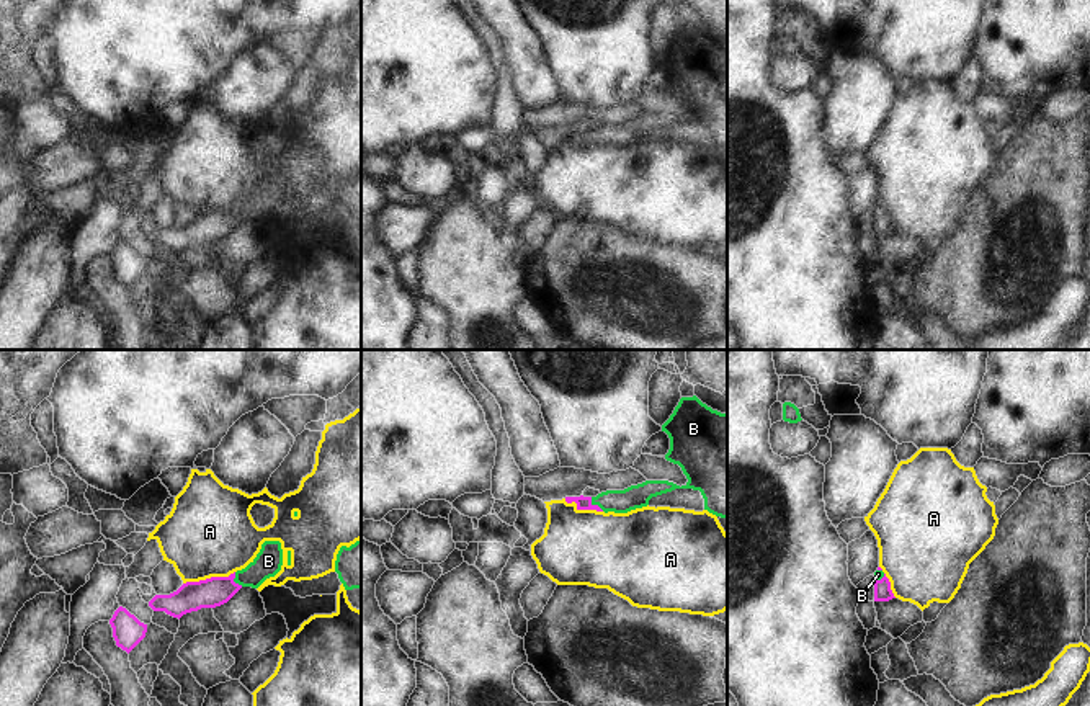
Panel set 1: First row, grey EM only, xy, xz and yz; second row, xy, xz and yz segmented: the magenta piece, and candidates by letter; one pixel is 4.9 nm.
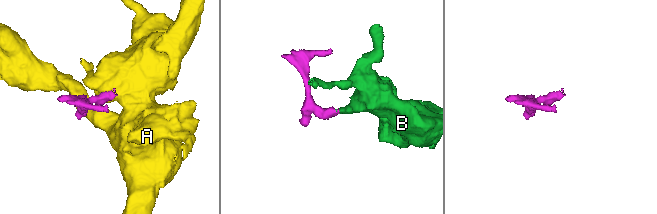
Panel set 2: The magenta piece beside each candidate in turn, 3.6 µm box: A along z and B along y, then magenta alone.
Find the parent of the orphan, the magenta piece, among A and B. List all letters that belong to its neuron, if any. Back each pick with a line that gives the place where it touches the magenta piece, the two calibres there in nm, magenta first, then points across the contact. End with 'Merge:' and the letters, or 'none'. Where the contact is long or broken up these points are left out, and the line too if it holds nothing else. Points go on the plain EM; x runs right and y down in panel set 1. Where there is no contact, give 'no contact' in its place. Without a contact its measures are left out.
B: meets magenta in xz at (595, 139); 70 nm thick on the magenta side, 120 nm on the other
Merge: B

